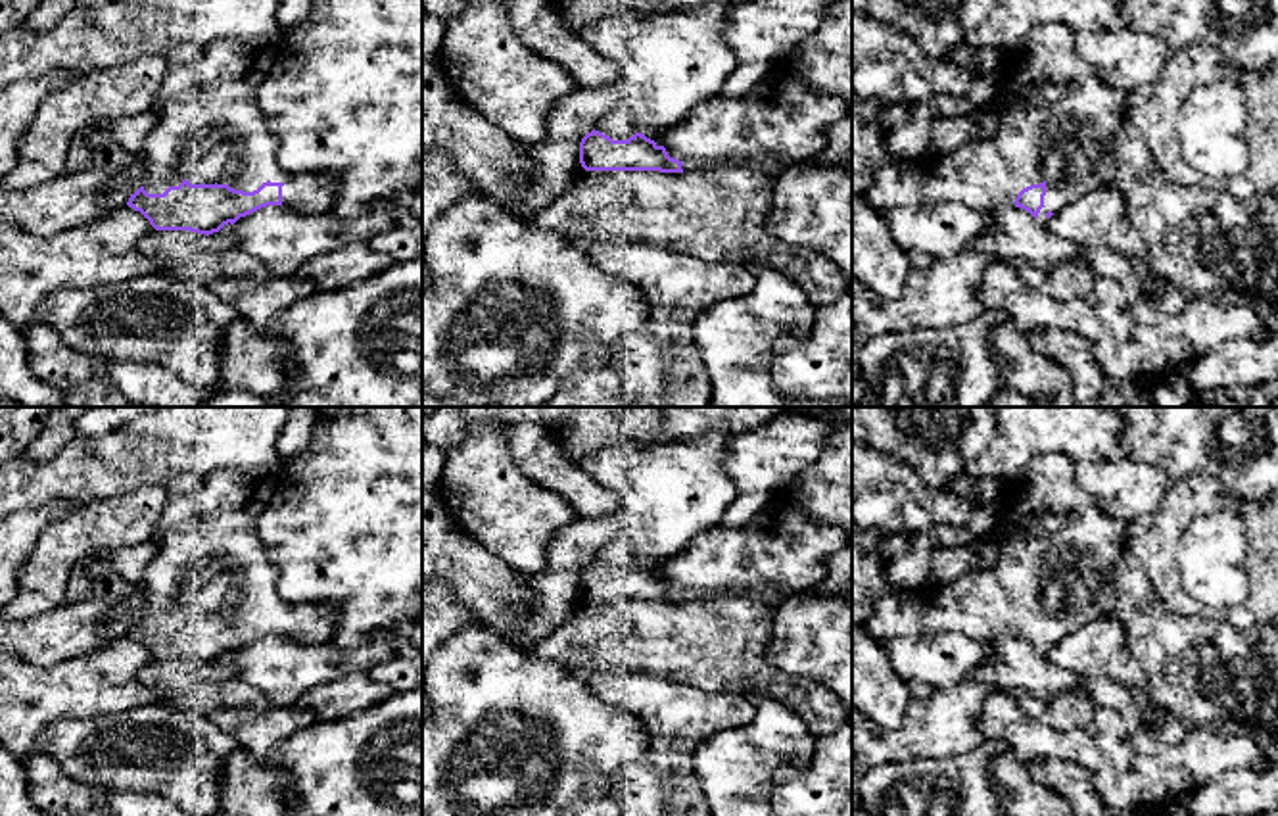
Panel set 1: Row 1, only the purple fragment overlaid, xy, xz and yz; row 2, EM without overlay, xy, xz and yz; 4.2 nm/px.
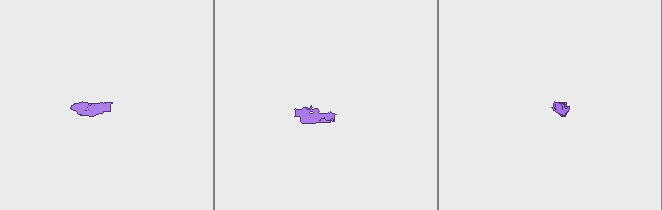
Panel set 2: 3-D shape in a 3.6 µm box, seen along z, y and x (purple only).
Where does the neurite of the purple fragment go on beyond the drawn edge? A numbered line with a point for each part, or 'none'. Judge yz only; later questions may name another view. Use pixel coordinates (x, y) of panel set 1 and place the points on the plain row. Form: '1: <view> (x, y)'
1: yz (1014, 663)

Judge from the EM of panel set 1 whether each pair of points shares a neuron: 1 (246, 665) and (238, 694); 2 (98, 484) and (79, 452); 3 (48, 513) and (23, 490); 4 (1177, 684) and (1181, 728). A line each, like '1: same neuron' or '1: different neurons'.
1: different neurons
2: same neuron
3: different neurons
4: different neurons

